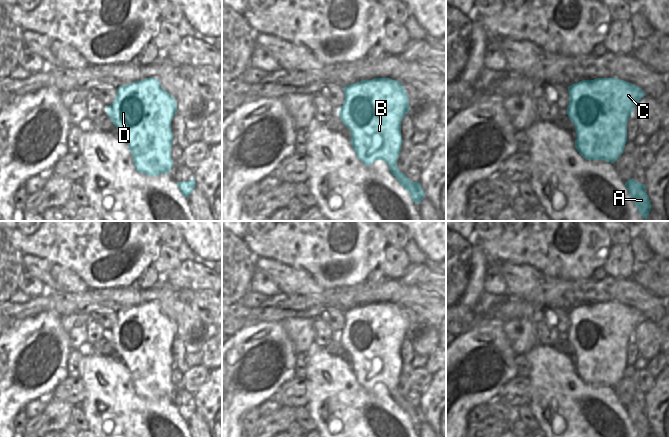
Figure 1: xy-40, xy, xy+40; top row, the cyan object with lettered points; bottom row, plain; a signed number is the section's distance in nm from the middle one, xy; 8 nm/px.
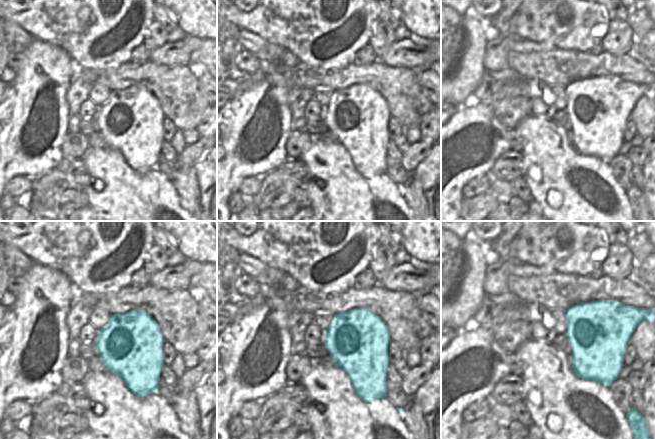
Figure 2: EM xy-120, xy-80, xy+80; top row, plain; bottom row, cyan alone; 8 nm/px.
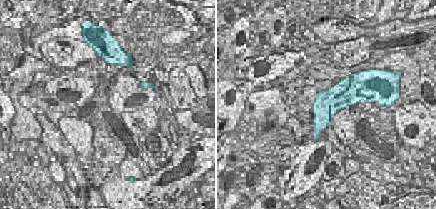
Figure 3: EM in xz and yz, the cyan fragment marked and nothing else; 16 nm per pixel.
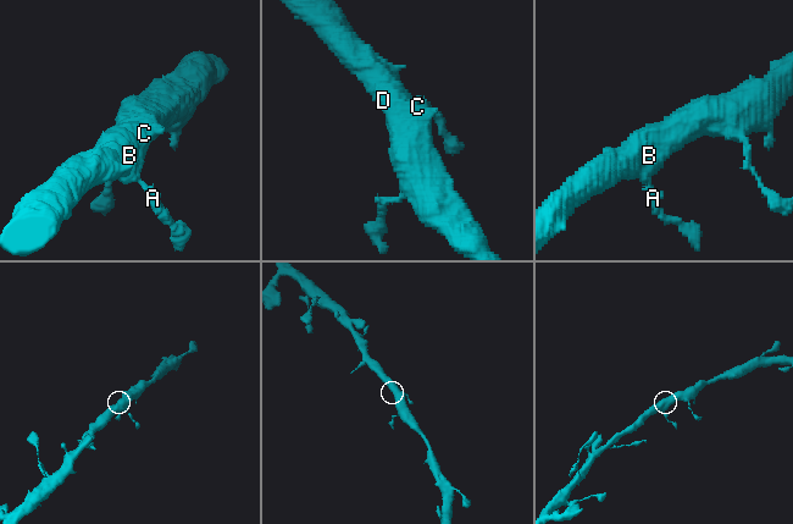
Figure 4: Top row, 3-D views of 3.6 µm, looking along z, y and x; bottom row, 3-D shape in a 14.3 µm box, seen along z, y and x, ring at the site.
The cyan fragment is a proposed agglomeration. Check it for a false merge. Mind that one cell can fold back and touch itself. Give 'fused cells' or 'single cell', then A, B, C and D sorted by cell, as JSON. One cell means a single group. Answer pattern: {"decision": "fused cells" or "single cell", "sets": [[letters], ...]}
{"decision": "single cell", "sets": [["A", "B", "C", "D"]]}

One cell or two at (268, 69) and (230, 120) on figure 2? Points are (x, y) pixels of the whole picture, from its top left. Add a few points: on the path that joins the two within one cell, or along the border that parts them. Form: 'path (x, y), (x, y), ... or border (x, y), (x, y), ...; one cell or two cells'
path (268, 82), (243, 108); one cell

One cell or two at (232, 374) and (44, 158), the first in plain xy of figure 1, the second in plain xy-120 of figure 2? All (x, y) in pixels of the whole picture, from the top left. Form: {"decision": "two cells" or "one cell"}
{"decision": "one cell"}

